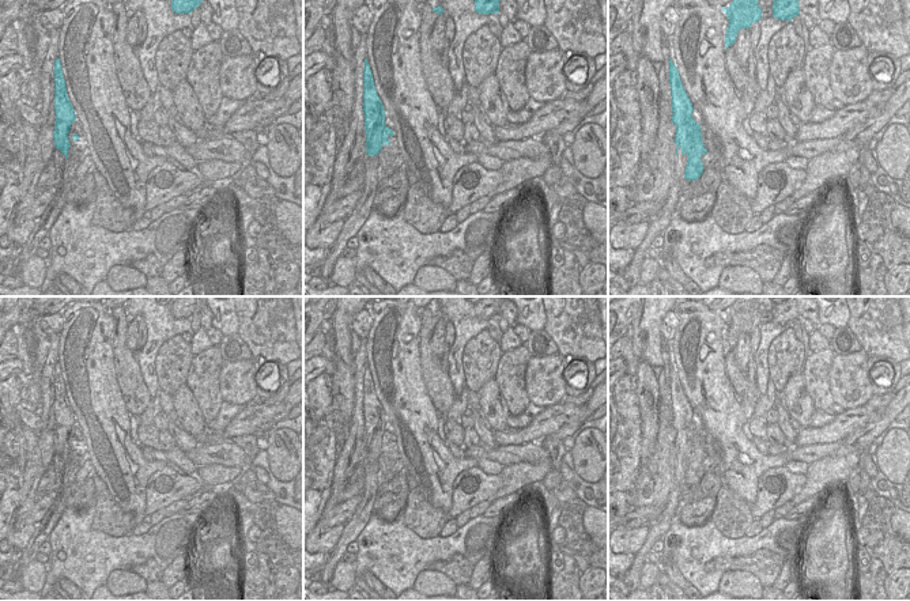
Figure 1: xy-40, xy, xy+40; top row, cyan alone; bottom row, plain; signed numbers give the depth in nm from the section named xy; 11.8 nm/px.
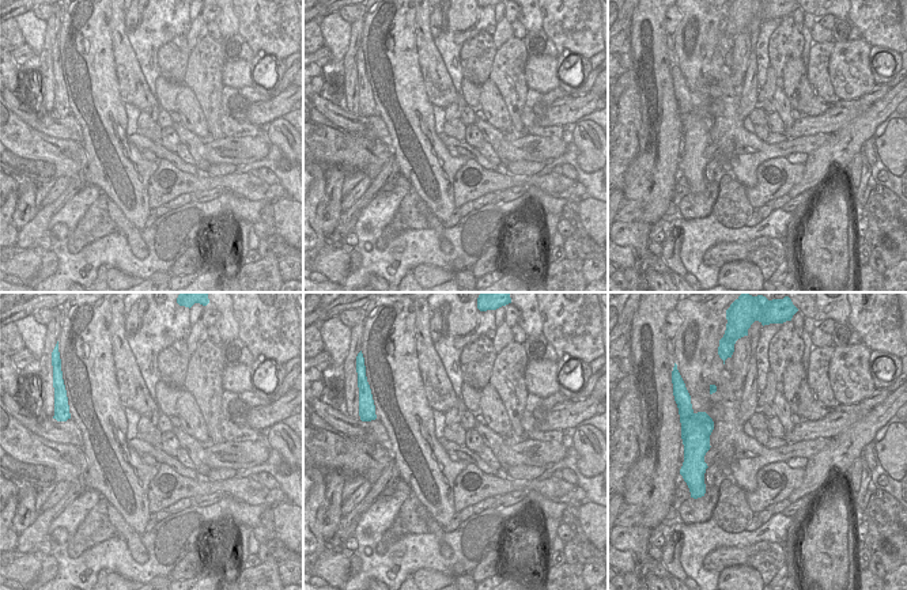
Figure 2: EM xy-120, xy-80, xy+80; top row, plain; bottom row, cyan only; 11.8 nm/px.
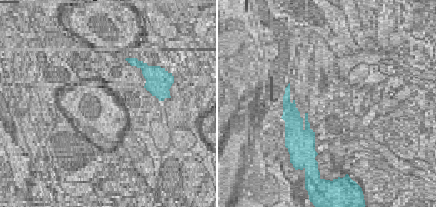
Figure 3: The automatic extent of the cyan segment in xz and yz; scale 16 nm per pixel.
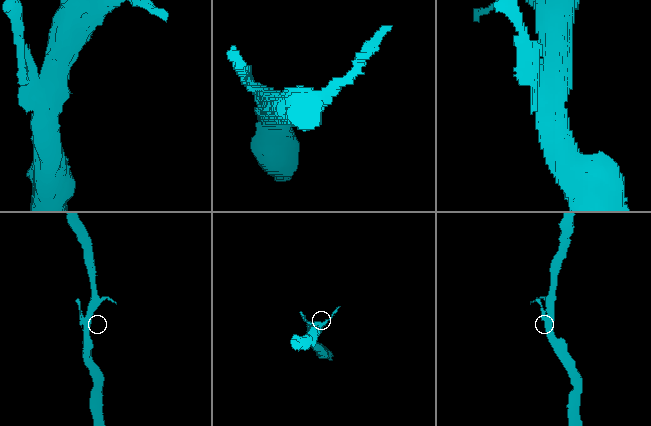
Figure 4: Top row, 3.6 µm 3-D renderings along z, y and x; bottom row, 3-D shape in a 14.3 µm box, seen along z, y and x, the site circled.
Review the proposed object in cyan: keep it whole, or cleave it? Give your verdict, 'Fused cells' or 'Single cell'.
Fused cells

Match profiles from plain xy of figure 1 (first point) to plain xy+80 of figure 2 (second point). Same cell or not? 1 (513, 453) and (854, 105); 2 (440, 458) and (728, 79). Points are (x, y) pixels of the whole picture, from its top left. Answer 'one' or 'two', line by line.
1: two
2: two

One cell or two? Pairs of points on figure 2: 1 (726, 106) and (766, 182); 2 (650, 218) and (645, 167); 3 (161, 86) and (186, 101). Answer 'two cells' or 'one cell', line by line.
1: two cells
2: one cell
3: two cells

